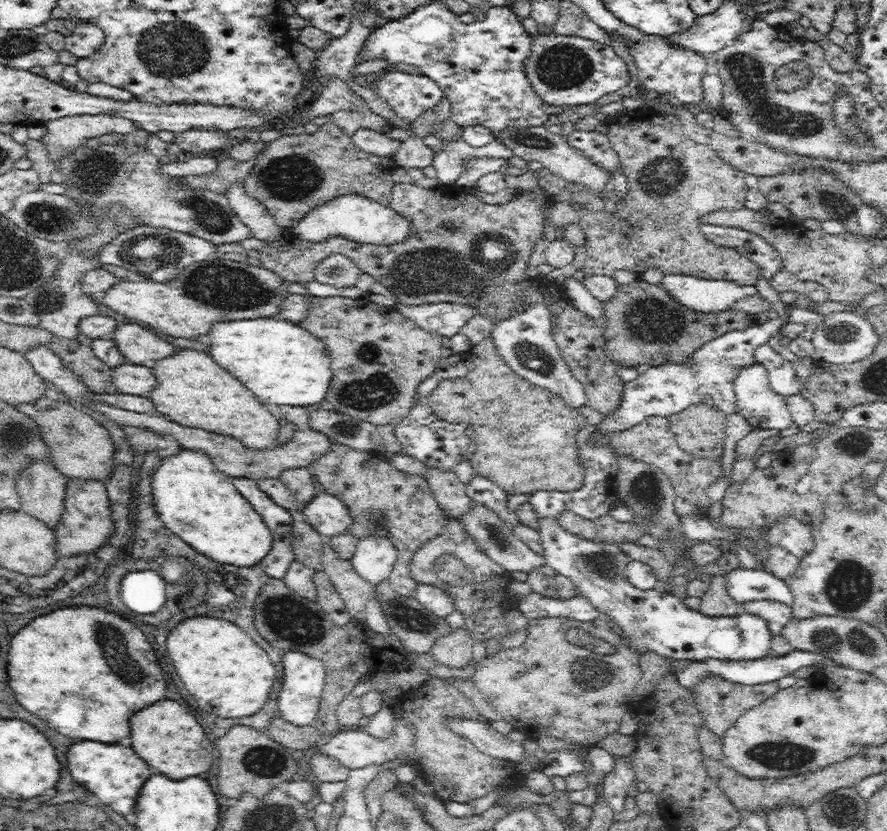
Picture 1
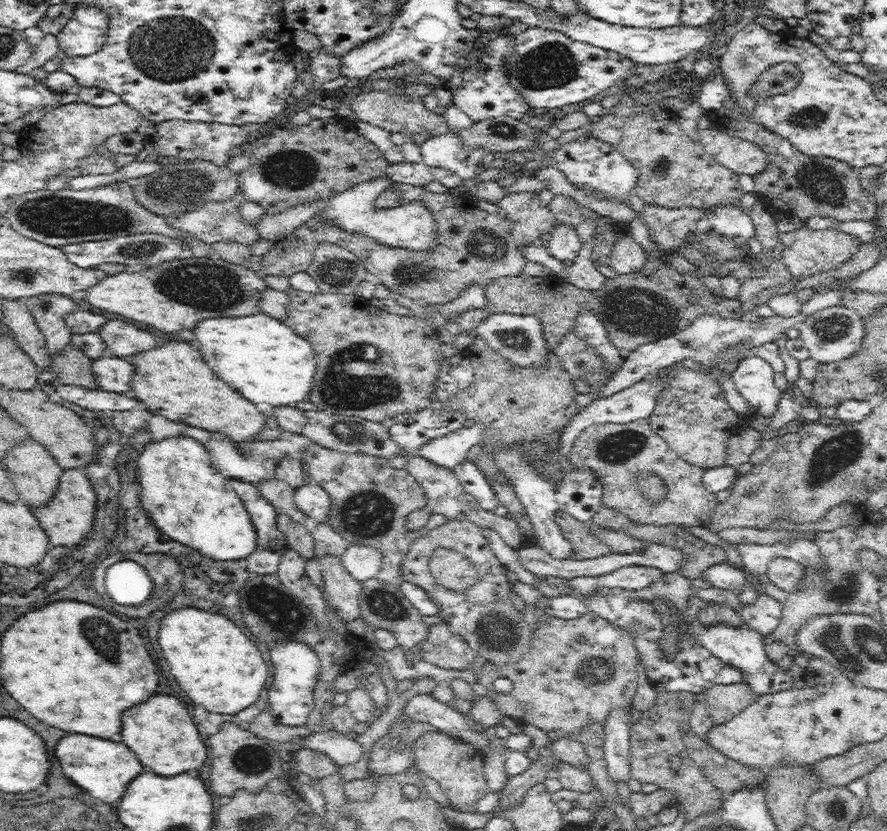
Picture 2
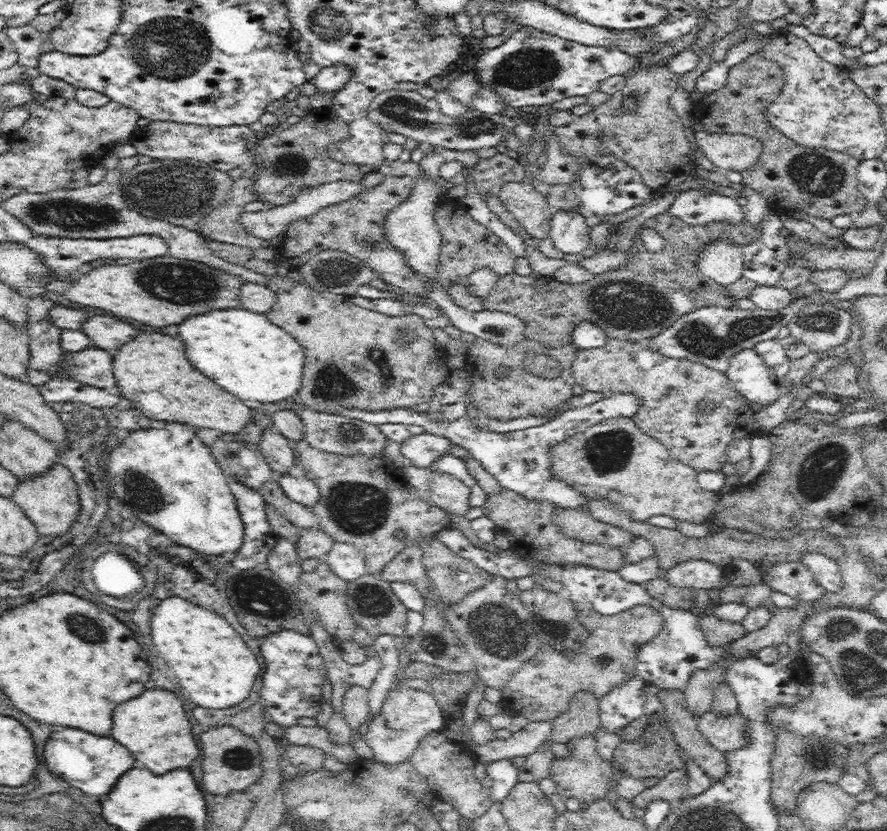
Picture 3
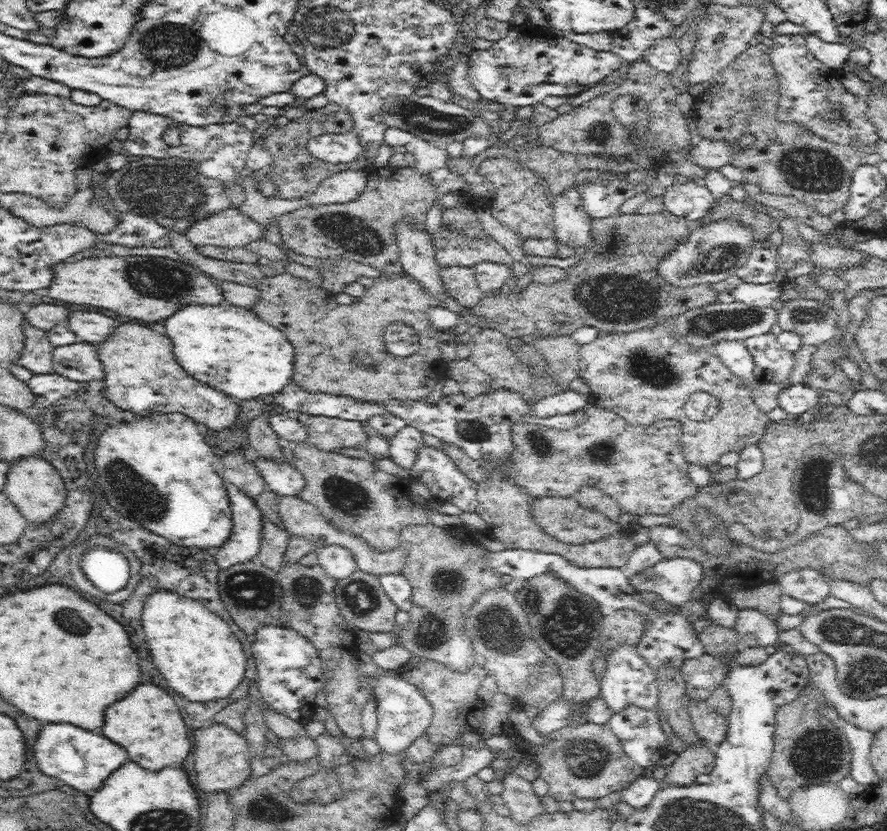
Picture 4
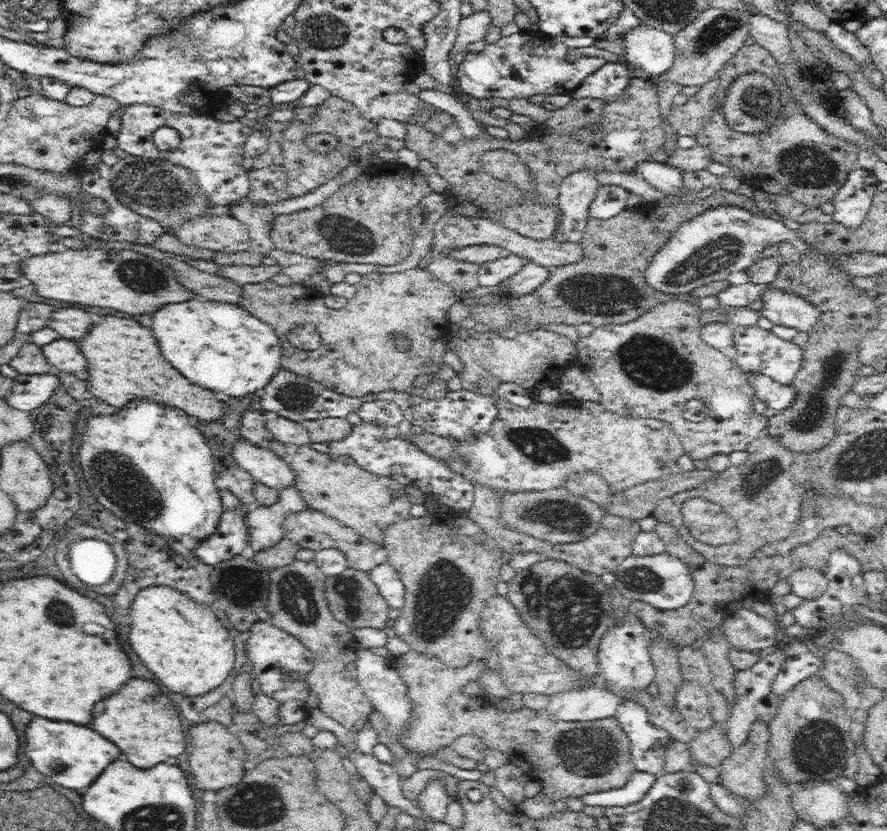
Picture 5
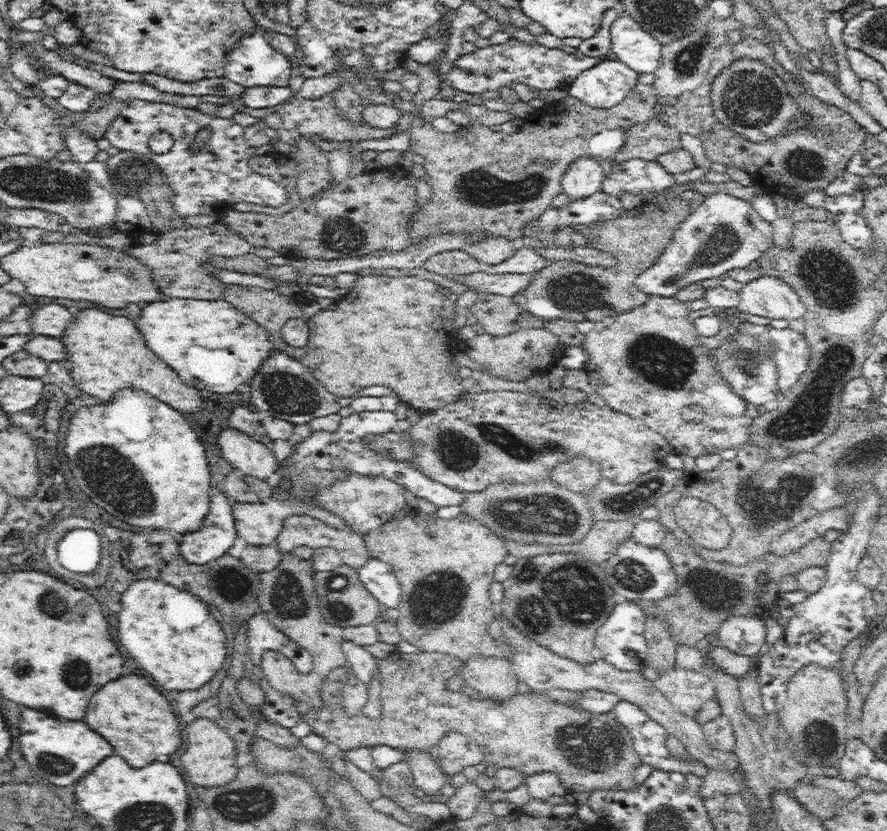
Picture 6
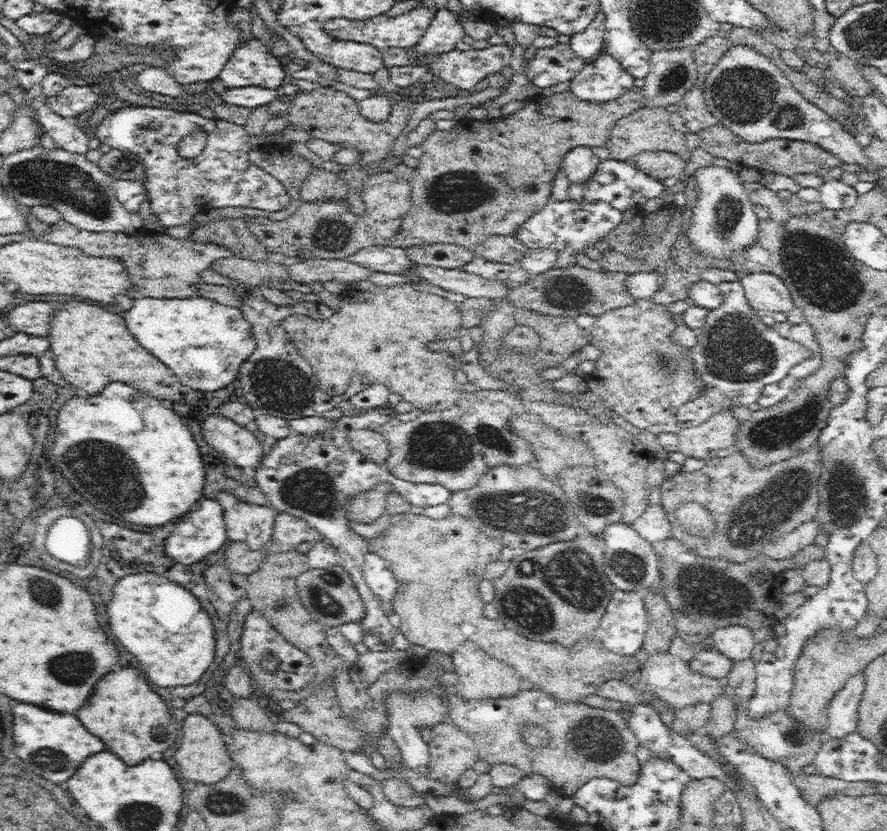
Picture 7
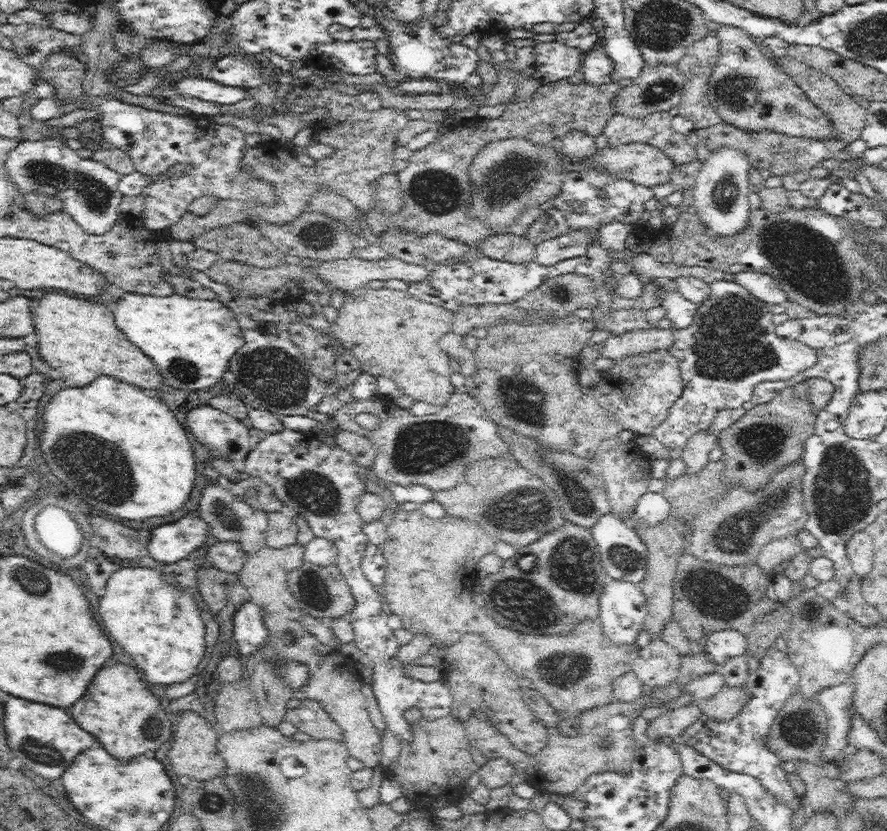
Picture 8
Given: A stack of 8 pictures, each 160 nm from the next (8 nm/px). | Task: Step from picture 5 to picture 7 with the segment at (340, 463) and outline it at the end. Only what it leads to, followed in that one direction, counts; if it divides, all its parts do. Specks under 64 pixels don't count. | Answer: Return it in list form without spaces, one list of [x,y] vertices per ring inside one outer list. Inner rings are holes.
[[[380,485],[373,491],[360,493],[354,497],[349,508],[349,519],[360,523],[371,523],[380,517],[386,508],[386,494],[390,485]]]

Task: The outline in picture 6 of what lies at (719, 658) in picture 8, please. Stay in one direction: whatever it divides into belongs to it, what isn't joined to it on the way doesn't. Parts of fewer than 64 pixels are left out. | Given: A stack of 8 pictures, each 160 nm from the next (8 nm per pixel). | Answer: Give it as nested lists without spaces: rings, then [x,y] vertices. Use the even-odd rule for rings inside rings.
[[[731,616],[720,625],[716,636],[721,645],[730,652],[747,657],[754,656],[765,643],[764,620],[754,616]]]

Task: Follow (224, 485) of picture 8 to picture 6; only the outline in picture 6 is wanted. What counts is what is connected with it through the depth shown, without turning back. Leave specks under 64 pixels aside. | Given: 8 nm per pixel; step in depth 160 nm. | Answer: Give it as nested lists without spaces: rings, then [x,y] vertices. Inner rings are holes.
[[[270,497],[267,501],[260,503],[243,503],[237,500],[229,499],[228,504],[232,509],[232,519],[234,519],[234,529],[236,529],[236,537],[242,537],[248,545],[266,546],[276,541],[279,532],[282,530],[282,522],[284,518],[292,514],[308,514],[319,518],[324,524],[338,530],[352,530],[351,526],[342,520],[331,509],[325,507],[308,507],[306,503],[292,503],[292,501],[280,500],[280,498]]]

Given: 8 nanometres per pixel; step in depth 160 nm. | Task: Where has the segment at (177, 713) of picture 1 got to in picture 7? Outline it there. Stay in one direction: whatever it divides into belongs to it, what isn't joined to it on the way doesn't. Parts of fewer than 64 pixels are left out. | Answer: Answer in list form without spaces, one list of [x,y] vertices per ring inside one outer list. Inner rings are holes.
[[[120,668],[118,672],[108,672],[104,678],[100,678],[92,696],[84,702],[76,716],[88,732],[102,738],[104,744],[110,746],[126,764],[138,764],[152,752],[164,752],[176,740],[174,720],[164,700],[150,690],[136,668]]]

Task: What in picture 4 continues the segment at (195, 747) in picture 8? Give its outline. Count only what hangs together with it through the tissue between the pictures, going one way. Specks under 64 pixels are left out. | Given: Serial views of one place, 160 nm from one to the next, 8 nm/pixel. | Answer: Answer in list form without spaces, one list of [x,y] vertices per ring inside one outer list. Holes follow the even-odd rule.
[[[212,723],[208,728],[194,730],[194,768],[196,768],[196,782],[200,790],[206,793],[217,793],[240,787],[250,776],[250,762],[254,757],[251,745],[245,742],[243,733],[227,728],[219,723]]]

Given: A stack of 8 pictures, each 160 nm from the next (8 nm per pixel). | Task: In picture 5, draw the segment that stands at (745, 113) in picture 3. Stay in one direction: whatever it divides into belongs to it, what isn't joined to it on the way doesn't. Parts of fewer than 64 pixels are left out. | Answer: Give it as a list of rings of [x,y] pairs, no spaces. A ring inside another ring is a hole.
[[[755,43],[750,44],[750,46],[743,45],[736,54],[725,61],[722,70],[725,75],[722,76],[719,84],[718,103],[722,101],[722,94],[724,94],[728,82],[730,82],[730,77],[738,76],[738,74],[748,72],[748,70],[759,70],[779,82],[782,89],[783,109],[776,124],[771,126],[765,133],[756,133],[744,138],[742,134],[732,130],[725,124],[724,117],[722,117],[718,106],[716,114],[710,119],[710,122],[705,124],[701,136],[697,138],[697,144],[706,150],[706,157],[708,157],[709,162],[718,162],[724,164],[724,166],[730,166],[730,168],[738,168],[738,171],[742,172],[744,178],[754,189],[760,189],[772,195],[782,194],[790,196],[790,198],[794,198],[798,200],[798,202],[811,208],[814,208],[820,202],[831,201],[832,196],[834,196],[836,190],[838,190],[838,186],[844,182],[846,174],[848,174],[850,170],[855,169],[854,163],[856,162],[856,156],[860,148],[858,143],[828,132],[798,106],[796,99],[791,93],[789,84],[786,82],[781,71],[777,68],[775,58],[762,48],[762,46]]]

